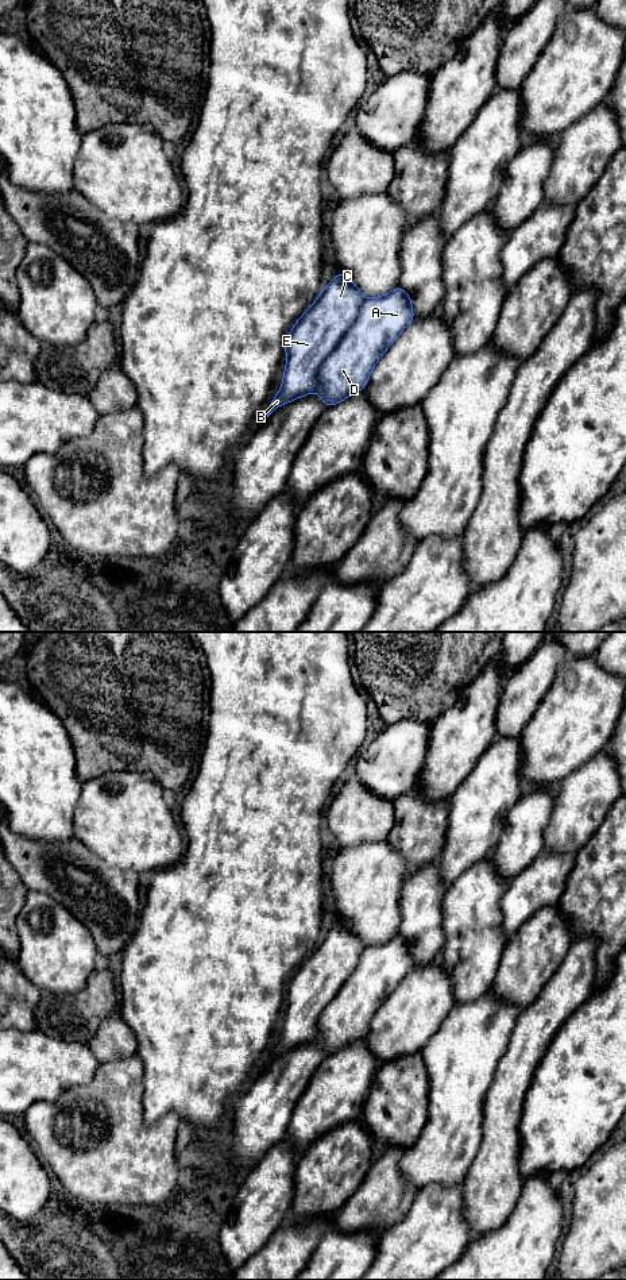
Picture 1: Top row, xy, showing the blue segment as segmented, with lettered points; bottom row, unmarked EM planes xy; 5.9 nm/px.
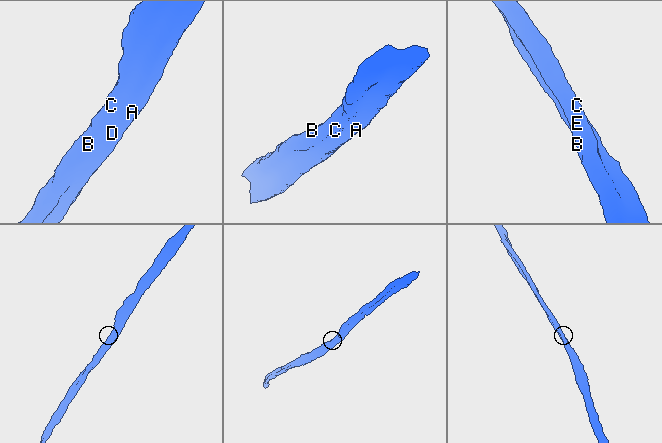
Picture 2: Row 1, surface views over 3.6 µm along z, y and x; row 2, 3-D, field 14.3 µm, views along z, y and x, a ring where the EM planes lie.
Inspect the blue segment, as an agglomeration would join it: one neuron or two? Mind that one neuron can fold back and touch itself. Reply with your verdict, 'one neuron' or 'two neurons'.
two neurons

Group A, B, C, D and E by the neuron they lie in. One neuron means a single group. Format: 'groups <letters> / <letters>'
groups A D / B C E

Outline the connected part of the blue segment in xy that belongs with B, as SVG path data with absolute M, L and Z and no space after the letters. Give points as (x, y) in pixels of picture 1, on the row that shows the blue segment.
M337 273L321 290L286 338L282 386L270 404L267 417L278 406L316 390L321 365L353 324L363 302L360 289L343 273Z

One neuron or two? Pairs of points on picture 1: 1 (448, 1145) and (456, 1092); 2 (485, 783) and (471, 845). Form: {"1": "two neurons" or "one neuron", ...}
{"1": "one neuron", "2": "one neuron"}

